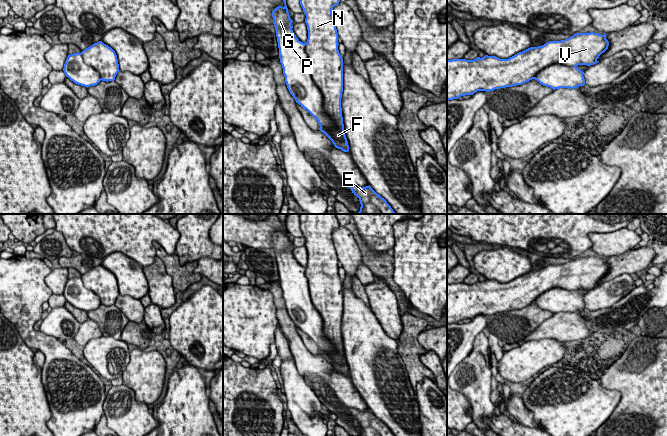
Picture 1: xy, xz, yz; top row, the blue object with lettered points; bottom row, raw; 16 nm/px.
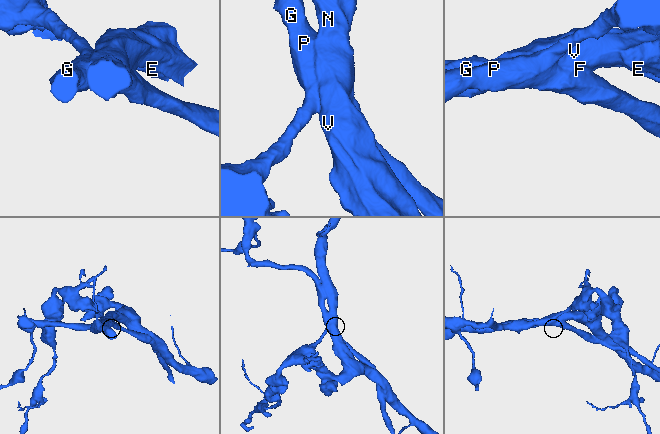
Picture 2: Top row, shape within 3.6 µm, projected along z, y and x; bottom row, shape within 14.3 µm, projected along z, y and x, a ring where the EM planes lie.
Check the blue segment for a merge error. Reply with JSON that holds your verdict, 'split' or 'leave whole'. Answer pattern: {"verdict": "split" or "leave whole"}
{"verdict": "split"}

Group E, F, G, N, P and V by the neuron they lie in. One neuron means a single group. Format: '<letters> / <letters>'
E N V / F G P

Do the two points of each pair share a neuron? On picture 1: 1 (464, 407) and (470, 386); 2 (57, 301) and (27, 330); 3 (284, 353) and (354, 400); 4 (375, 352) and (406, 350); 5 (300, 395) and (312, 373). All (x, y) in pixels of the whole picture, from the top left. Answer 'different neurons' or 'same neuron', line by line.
1: different neurons
2: different neurons
3: different neurons
4: different neurons
5: different neurons

